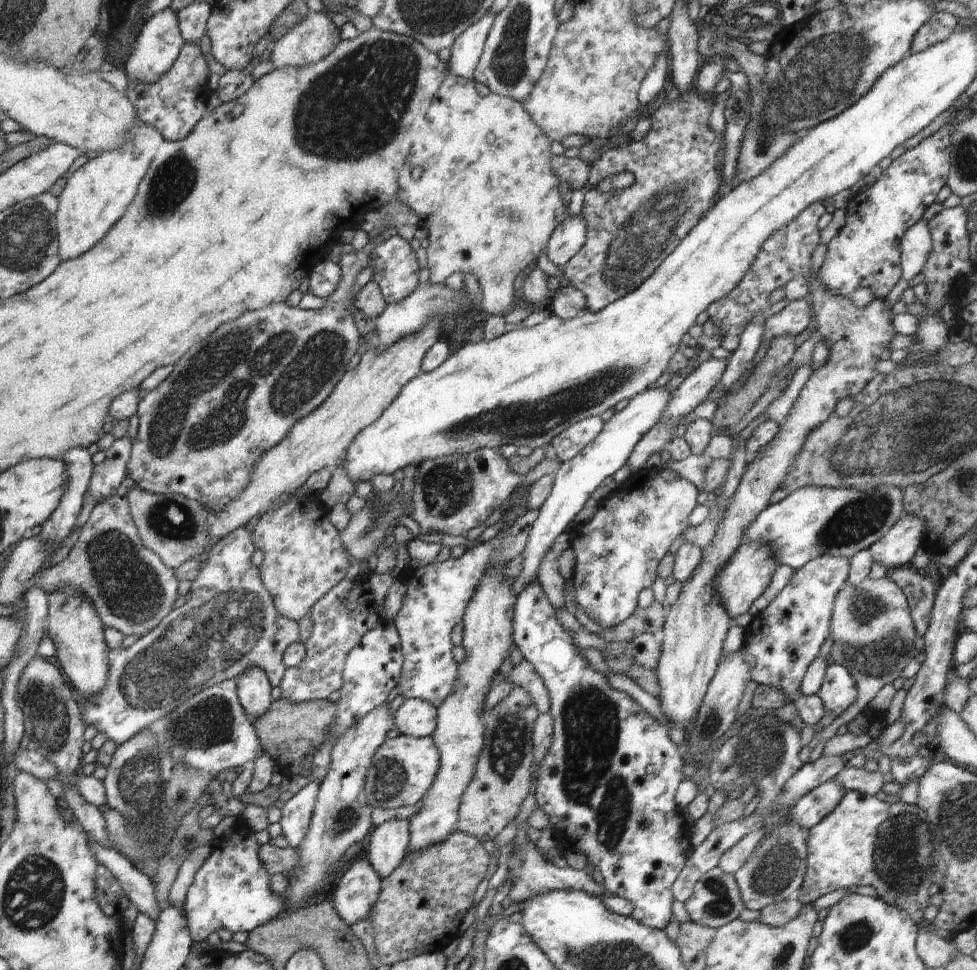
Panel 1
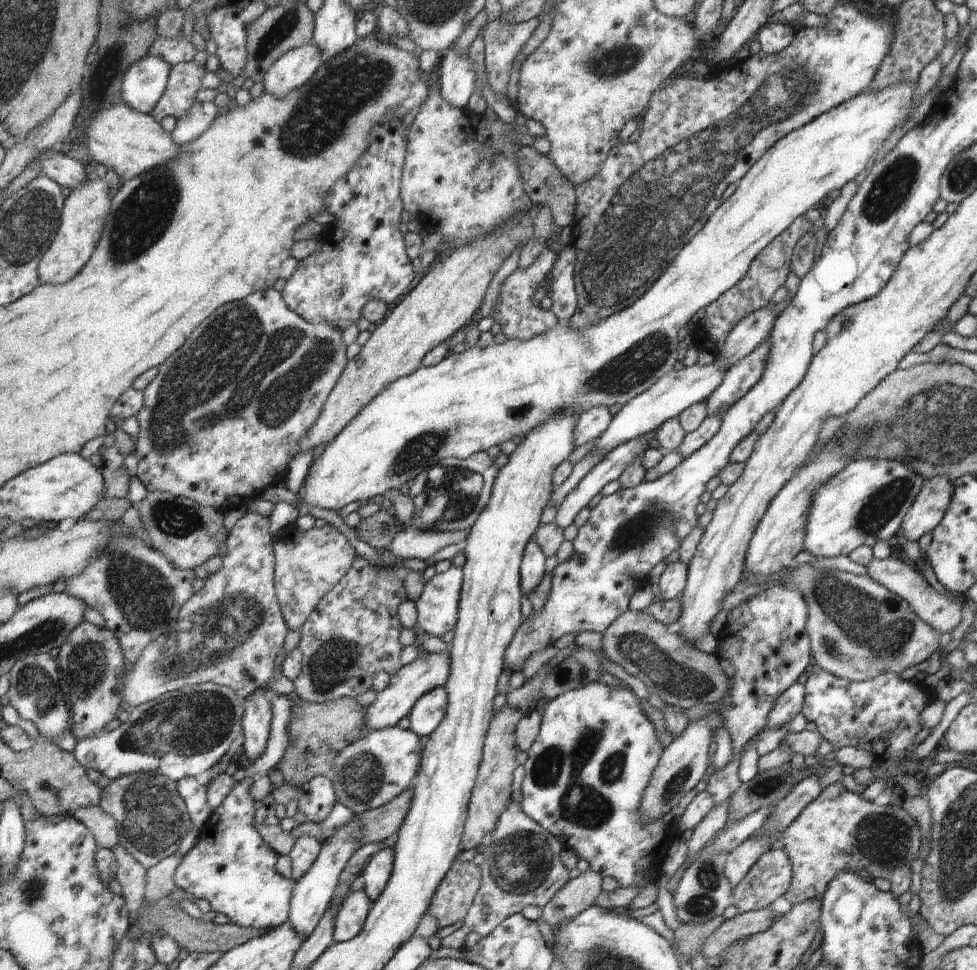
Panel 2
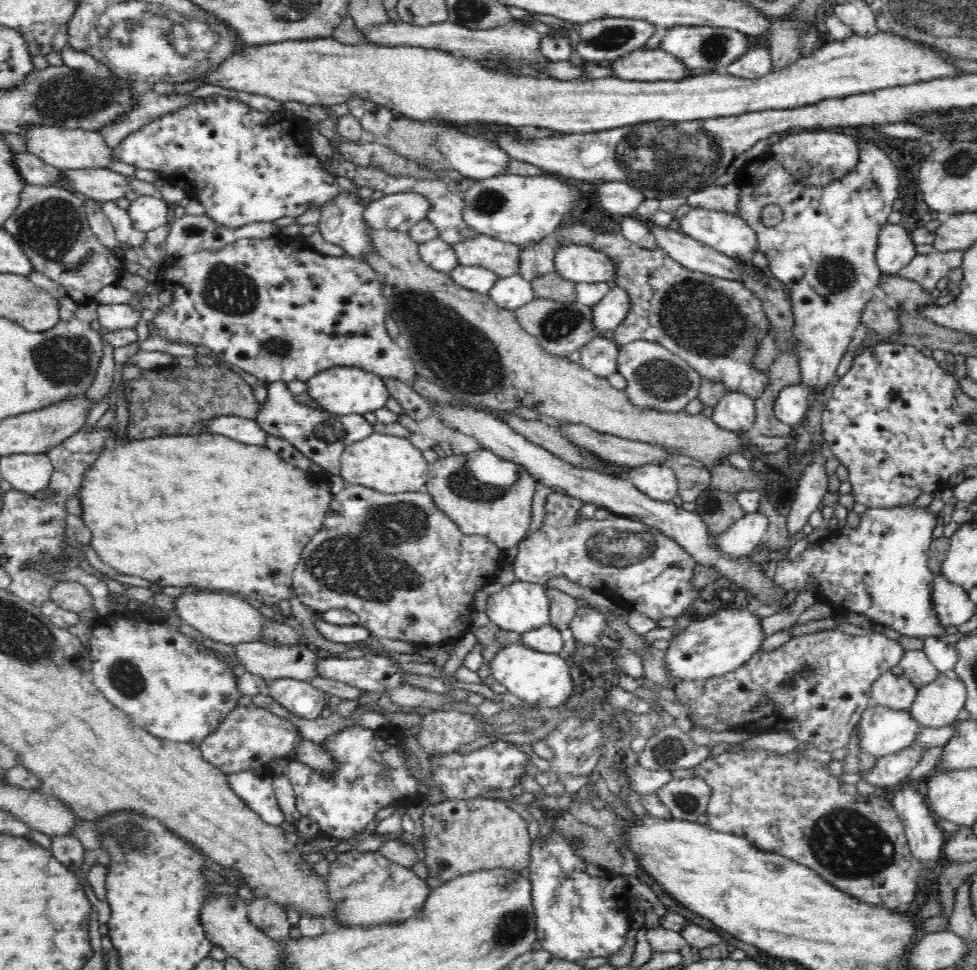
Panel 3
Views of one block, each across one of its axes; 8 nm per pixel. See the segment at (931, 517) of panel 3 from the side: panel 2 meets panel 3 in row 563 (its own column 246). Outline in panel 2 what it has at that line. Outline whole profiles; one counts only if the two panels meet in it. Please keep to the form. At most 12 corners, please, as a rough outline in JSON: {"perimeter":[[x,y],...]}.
{"perimeter":[[230,790],[174,884],[230,923],[289,920],[294,882]]}

